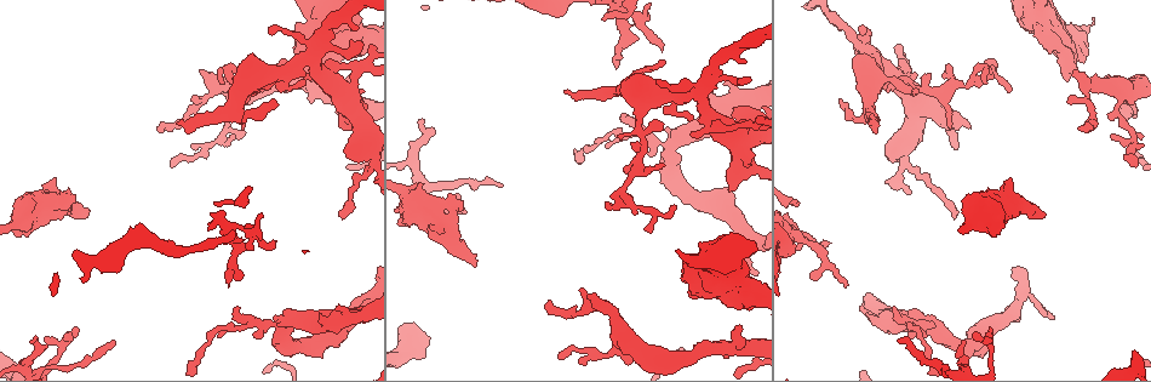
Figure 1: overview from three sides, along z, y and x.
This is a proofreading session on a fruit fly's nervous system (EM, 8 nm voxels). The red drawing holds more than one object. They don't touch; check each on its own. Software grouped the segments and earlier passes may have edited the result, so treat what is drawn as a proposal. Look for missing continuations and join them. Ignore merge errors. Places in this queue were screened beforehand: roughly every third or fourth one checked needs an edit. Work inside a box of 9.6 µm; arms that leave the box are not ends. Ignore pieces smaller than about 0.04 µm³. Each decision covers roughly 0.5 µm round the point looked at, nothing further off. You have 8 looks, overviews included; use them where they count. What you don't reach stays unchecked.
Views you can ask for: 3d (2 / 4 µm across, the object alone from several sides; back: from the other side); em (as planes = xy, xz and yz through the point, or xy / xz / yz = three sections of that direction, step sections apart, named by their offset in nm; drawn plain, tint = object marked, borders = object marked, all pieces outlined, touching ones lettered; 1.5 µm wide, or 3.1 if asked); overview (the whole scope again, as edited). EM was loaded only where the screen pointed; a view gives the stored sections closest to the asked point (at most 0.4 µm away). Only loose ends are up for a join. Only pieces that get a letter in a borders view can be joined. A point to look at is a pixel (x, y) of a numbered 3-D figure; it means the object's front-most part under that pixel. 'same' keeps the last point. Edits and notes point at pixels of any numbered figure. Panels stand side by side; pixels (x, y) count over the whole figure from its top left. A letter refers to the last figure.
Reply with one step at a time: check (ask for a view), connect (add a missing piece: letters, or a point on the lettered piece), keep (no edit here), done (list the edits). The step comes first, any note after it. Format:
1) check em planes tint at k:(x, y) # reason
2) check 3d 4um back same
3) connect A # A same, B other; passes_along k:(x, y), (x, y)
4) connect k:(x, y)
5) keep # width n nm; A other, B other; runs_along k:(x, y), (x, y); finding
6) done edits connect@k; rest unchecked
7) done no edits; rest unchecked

check em yz step 8 tint at 1:(33, 342) # free end

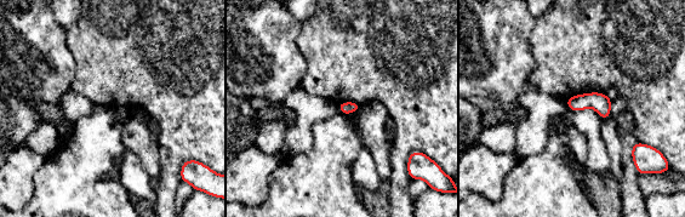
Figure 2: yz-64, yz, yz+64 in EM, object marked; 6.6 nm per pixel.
check em planes borders same

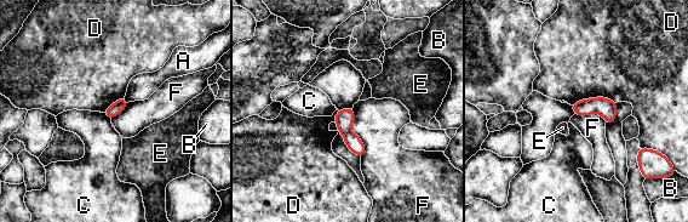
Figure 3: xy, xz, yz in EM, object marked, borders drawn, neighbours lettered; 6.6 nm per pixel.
keep # A other, B other, C other, D other, E other, F other; no lettered piece goes on from it

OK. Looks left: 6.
check 3d 2um at 1:(1068, 81) # stops while still wide

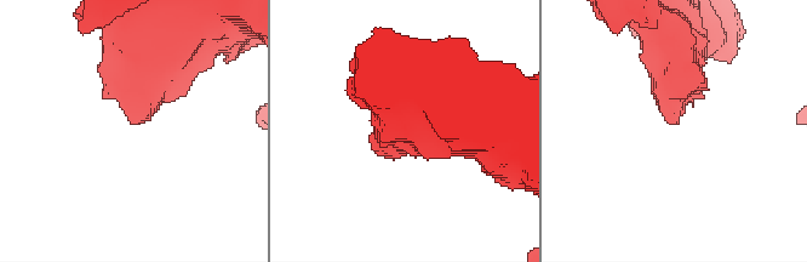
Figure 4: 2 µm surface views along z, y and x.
check em planes borders at 4:(132, 124)

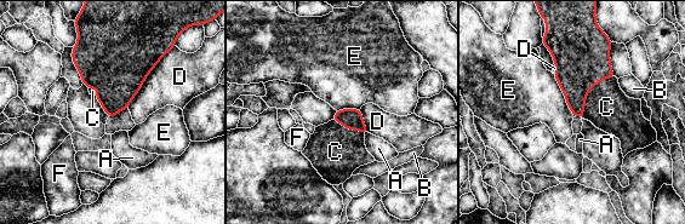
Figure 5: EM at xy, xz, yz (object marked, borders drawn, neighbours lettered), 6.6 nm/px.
connect C # A other, B other, C same, D other, E other, F other; passes_along 5:(581, 53), (589, 90), (608, 108); the neuron continues

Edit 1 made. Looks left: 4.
check 3d 2um at 1:(676, 205) # free end

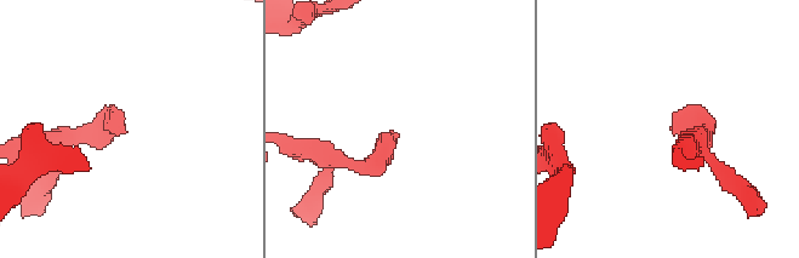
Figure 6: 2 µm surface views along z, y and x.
check em planes borders at 6:(673, 131)

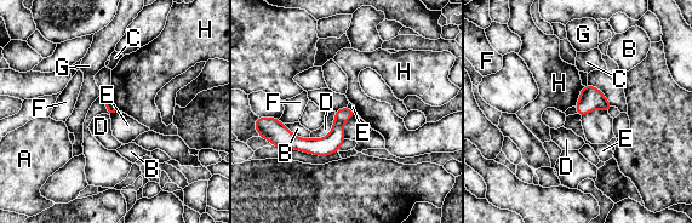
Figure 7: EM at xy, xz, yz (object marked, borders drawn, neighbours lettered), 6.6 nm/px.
keep # A other, B other, C other, D other, E other, F other, G other, H other; runs_along 7:(350, 113), (325, 144), (292, 142), (273, 124); no lettered piece goes on from it

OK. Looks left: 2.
done edits connect@5; rest unchecked

